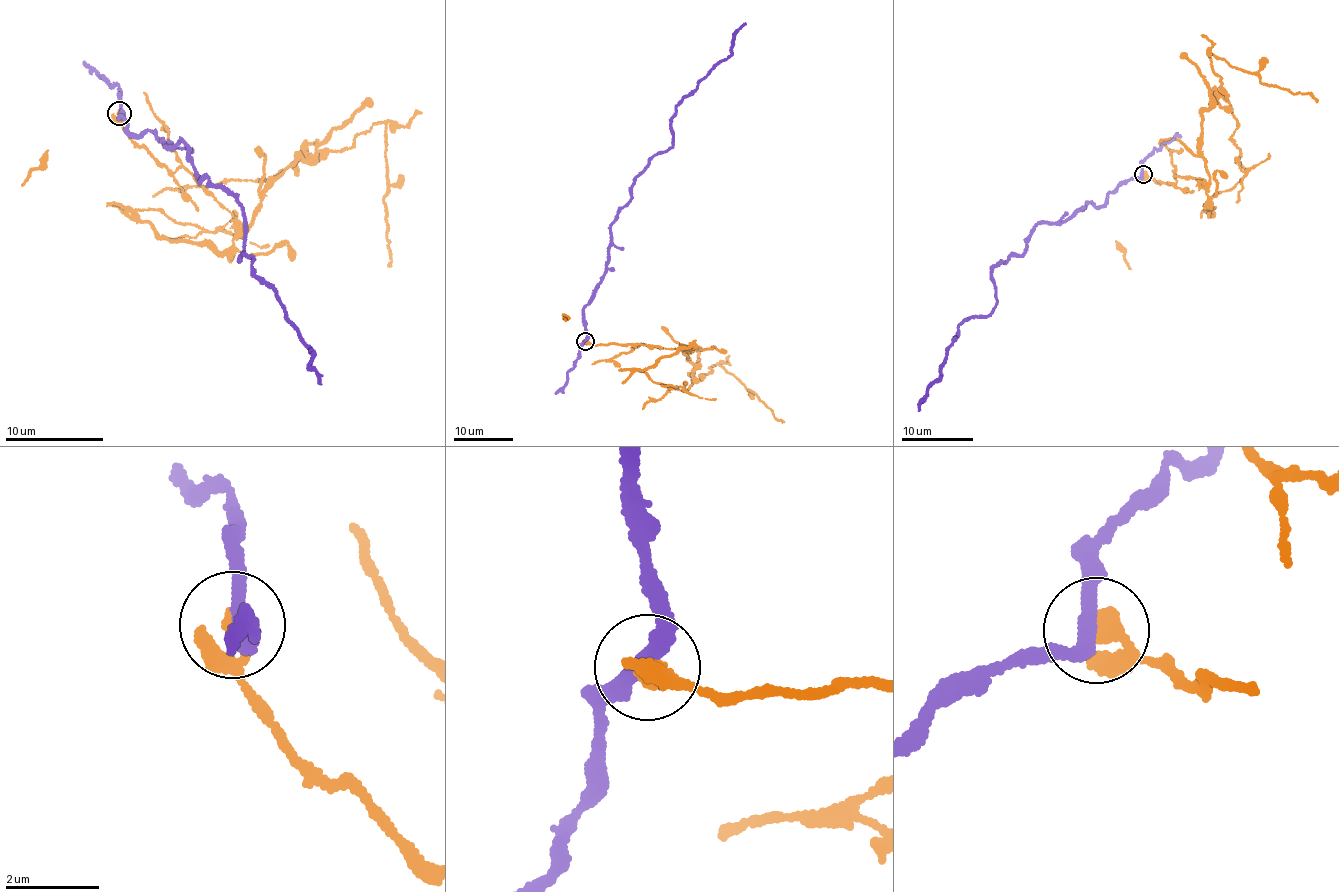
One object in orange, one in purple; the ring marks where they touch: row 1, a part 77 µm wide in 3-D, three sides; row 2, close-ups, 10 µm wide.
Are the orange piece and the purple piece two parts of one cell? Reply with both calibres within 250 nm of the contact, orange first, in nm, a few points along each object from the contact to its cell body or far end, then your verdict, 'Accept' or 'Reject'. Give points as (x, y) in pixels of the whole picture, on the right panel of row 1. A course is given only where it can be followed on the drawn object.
Thickness 500 nm (orange) against 280 nm. Course of orange: (1142, 175), (1157, 182), (1174, 183), (1176, 175), (1208, 183), (1203, 112), (1226, 98), (1210, 53), (1317, 102). Course of purple: (1142, 175), (1099, 207), (1041, 221), (1027, 250), (993, 268), (995, 307), (958, 326), (919, 410). Reject

